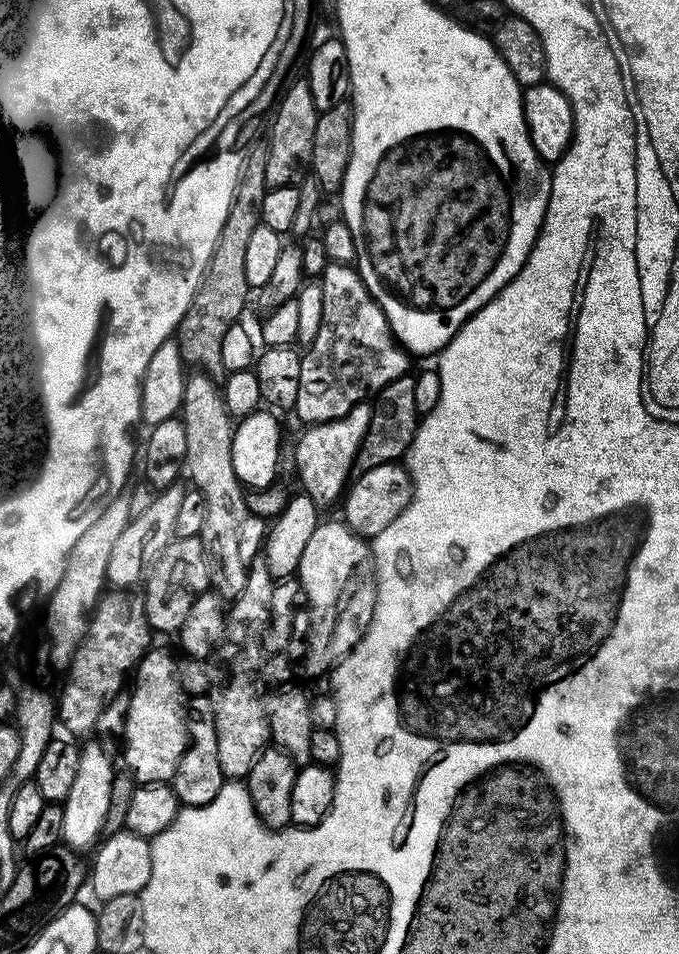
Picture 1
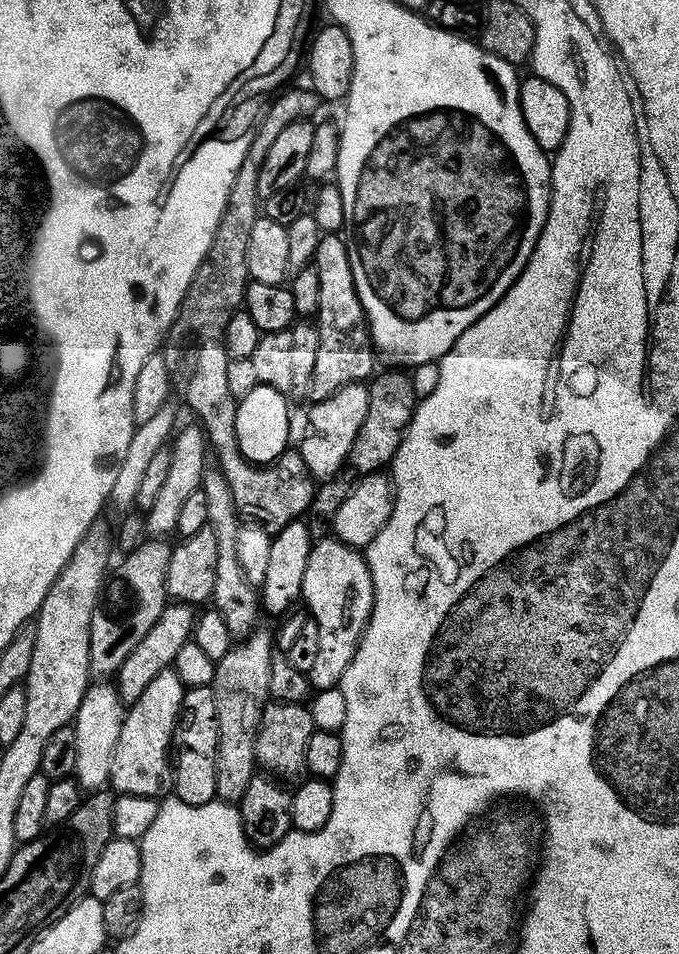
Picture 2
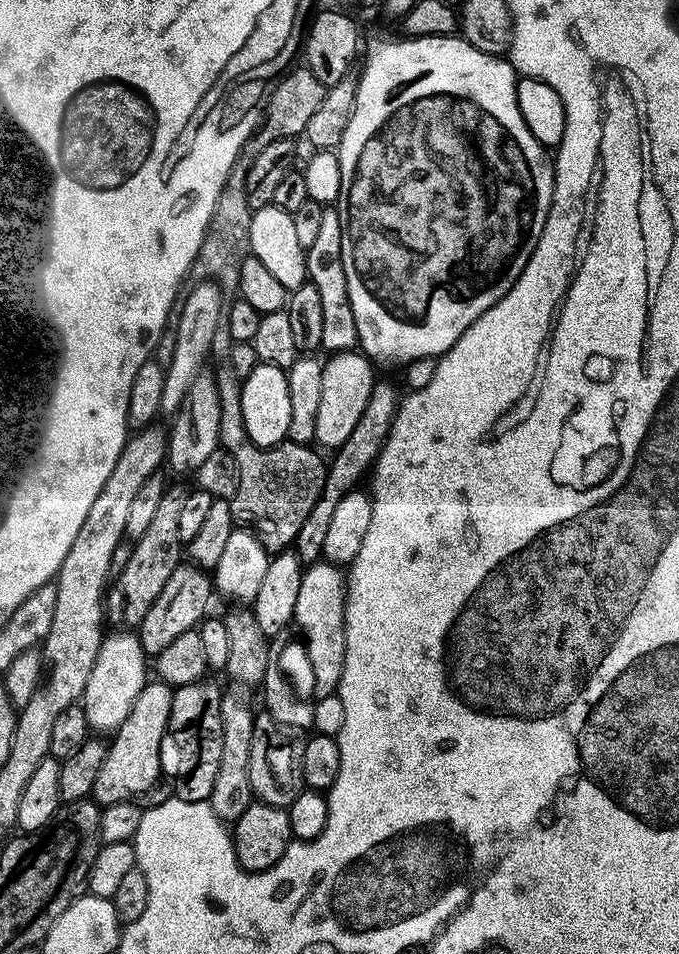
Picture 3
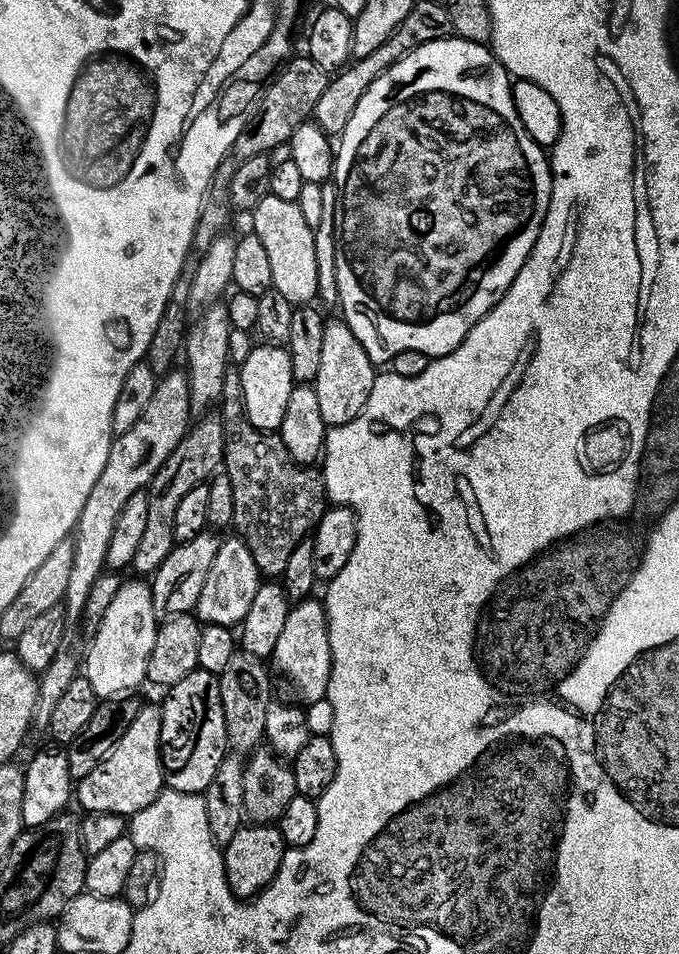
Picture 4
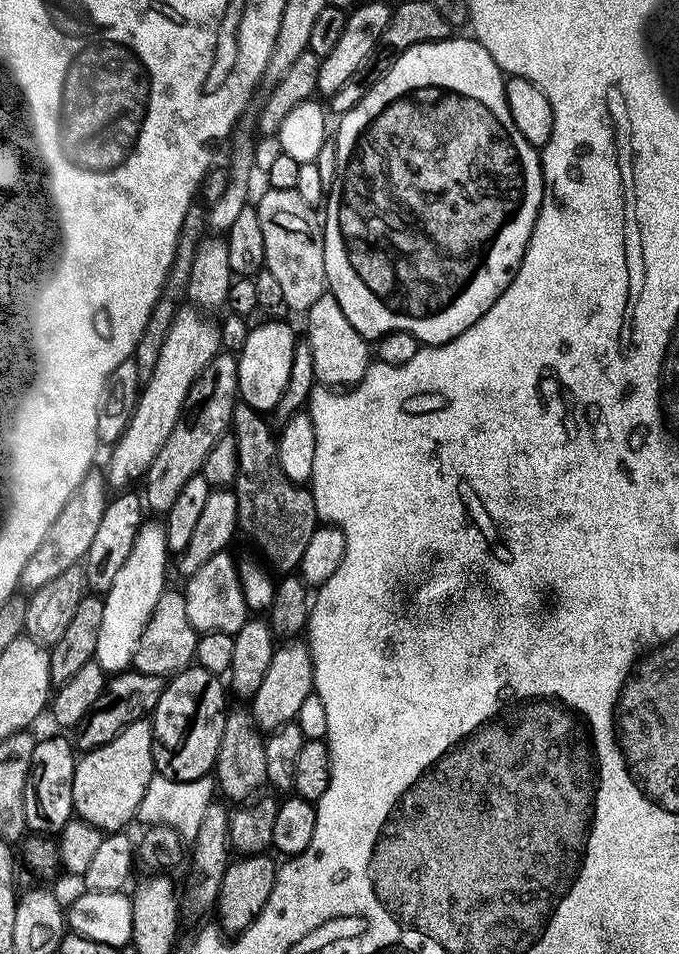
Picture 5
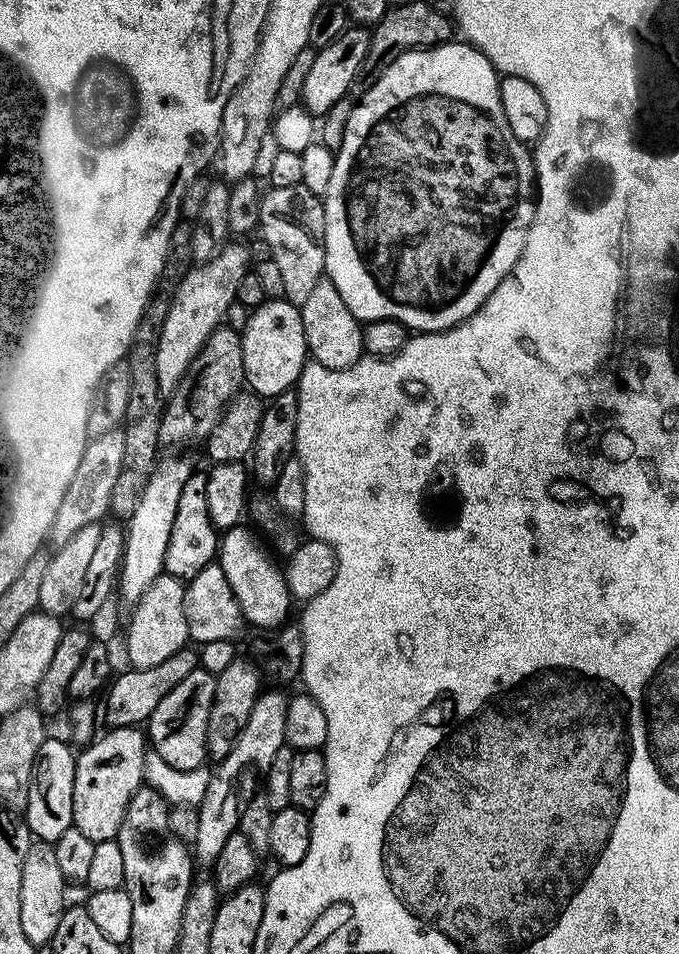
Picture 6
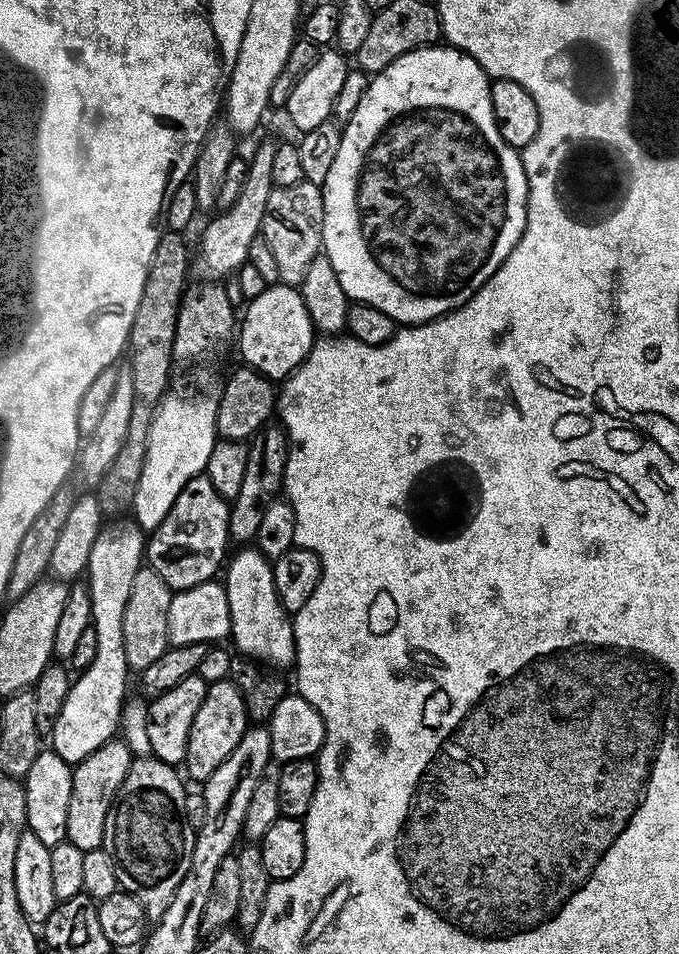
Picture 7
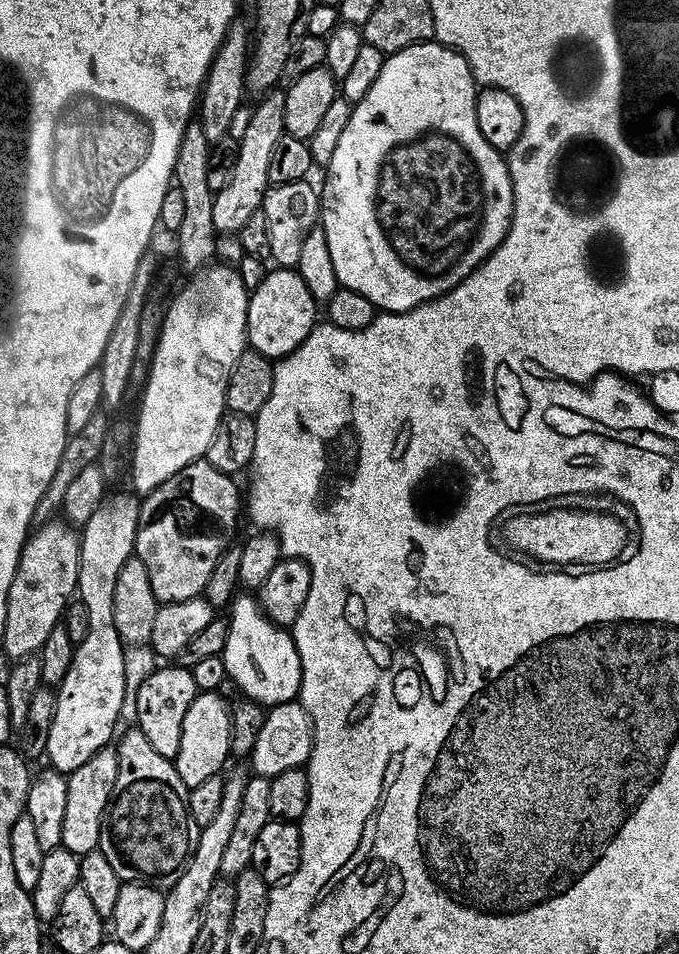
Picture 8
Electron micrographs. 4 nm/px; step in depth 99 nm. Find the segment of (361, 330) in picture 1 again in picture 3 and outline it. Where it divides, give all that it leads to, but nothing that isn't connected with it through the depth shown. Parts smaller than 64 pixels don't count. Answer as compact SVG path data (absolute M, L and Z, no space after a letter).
M325 210L318 235L314 237L314 246L306 250L308 261L308 280L318 288L322 298L322 342L321 349L325 353L346 352L357 347L360 335L354 322L354 310L350 306L350 294L346 286L346 270L342 266L342 238L344 224L342 216L336 210Z

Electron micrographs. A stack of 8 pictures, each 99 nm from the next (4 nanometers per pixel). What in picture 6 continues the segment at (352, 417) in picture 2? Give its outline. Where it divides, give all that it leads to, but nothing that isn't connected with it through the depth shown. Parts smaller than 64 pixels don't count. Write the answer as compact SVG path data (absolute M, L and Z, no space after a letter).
M321 278L314 290L310 290L306 302L302 302L298 307L308 343L308 355L315 363L327 368L349 368L365 355L361 321L357 320L354 314L350 314L346 302L342 302L342 294L334 290L334 282Z

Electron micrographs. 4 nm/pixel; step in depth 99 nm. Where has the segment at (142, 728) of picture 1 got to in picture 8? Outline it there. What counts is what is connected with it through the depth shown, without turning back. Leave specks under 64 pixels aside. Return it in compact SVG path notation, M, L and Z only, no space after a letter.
M115 747L98 750L87 762L82 762L78 770L67 773L66 815L62 817L62 838L60 843L75 856L85 856L97 851L100 846L100 831L104 812L114 790L114 778L118 778L118 754Z

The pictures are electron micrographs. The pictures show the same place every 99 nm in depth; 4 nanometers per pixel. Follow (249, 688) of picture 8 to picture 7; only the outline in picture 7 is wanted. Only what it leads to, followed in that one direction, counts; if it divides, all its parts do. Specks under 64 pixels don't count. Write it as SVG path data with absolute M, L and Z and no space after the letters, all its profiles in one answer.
M244 546L237 552L240 553L233 560L231 557L227 561L228 577L222 580L226 598L230 602L231 643L236 643L237 653L245 652L248 655L245 657L261 665L284 670L287 664L289 667L296 659L296 639L292 629L293 617L282 606L274 586L272 564L255 546Z

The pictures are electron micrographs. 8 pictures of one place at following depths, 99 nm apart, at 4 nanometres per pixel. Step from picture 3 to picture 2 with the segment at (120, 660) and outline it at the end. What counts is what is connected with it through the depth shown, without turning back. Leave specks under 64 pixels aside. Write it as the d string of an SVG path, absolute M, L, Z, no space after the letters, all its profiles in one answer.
M93 683L76 711L74 727L78 745L78 762L74 779L84 790L100 790L108 784L114 746L118 746L118 734L122 730L126 705L120 699L119 691L112 684L111 686L108 684L111 683Z

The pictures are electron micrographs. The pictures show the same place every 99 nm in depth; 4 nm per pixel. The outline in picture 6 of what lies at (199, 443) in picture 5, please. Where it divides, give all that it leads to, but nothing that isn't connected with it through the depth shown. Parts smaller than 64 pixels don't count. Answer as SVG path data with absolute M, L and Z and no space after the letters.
M229 326L215 328L194 358L179 388L167 397L160 417L160 448L184 448L195 440L207 441L226 406L245 387L241 333Z

